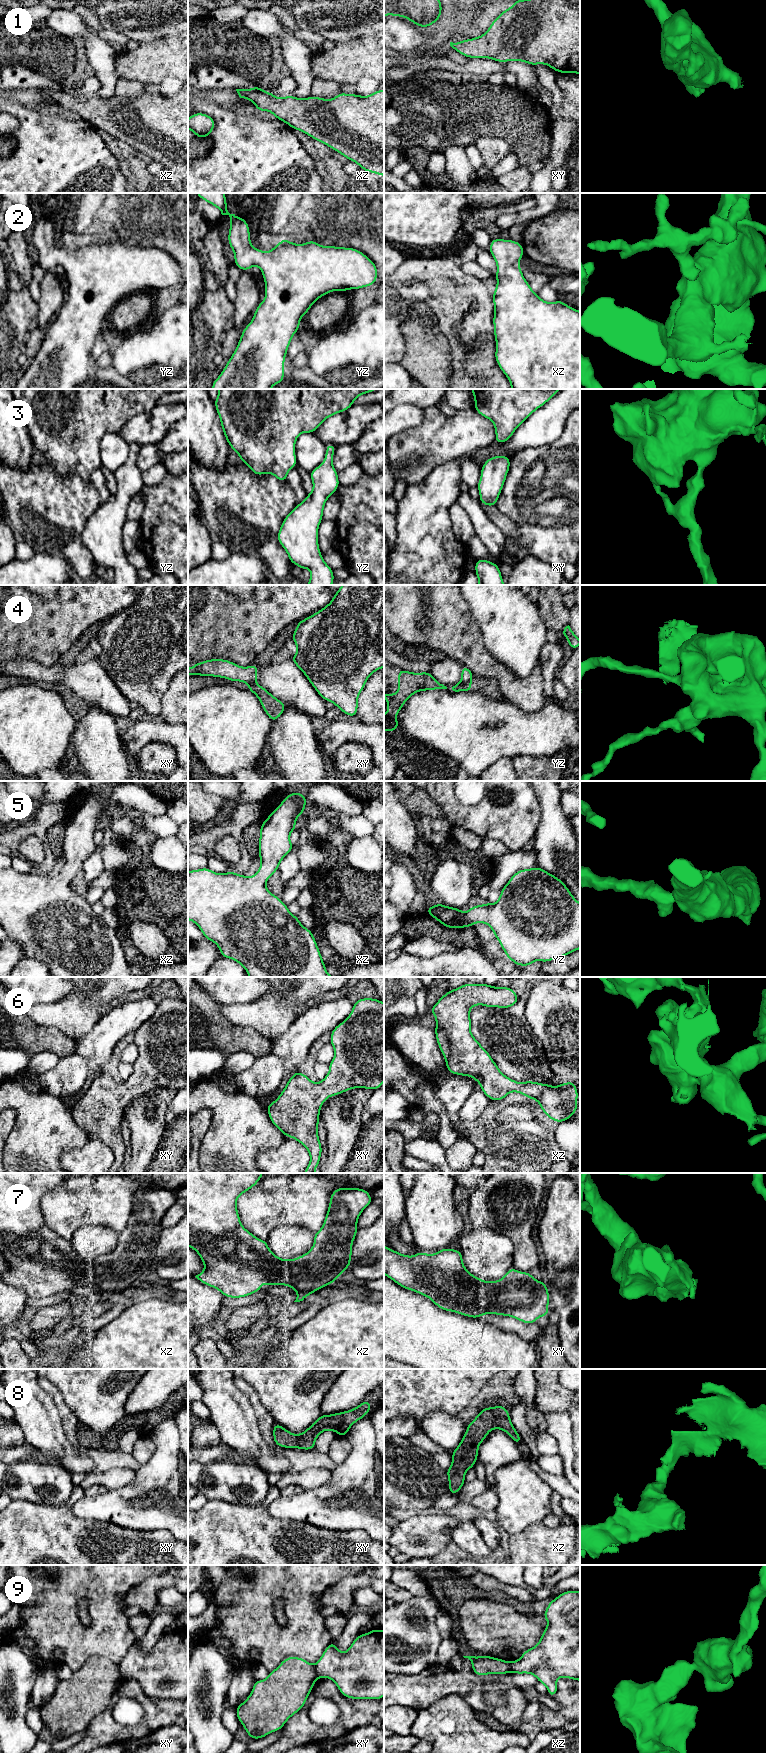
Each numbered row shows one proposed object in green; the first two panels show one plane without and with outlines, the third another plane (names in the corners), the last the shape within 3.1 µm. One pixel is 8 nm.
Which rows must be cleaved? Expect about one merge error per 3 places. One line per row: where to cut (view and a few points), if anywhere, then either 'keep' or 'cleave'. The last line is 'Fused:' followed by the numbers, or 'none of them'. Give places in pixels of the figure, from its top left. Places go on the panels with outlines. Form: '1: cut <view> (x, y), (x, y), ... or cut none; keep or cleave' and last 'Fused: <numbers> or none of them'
1: cut none; keep
2: cut none; keep
3: cut none; keep
4: cut yz (470, 680), (460, 682); cleave
5: cut none; keep
6: cut none; keep
7: cut none; keep
8: cut none; keep
9: cut xy (313, 1665), (318, 1676); cleave
Fused: 4, 9

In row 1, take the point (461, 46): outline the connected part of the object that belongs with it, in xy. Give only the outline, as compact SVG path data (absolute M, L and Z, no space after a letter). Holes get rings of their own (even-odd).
M515 0L483 35L450 46L467 58L545 64L556 72L580 74L580 0Z

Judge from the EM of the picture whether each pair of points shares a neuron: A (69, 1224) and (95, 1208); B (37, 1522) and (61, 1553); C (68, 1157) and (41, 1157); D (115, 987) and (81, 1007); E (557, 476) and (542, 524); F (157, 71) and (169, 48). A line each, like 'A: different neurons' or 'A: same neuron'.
A: same neuron
B: same neuron
C: different neurons
D: same neuron
E: same neuron
F: same neuron

